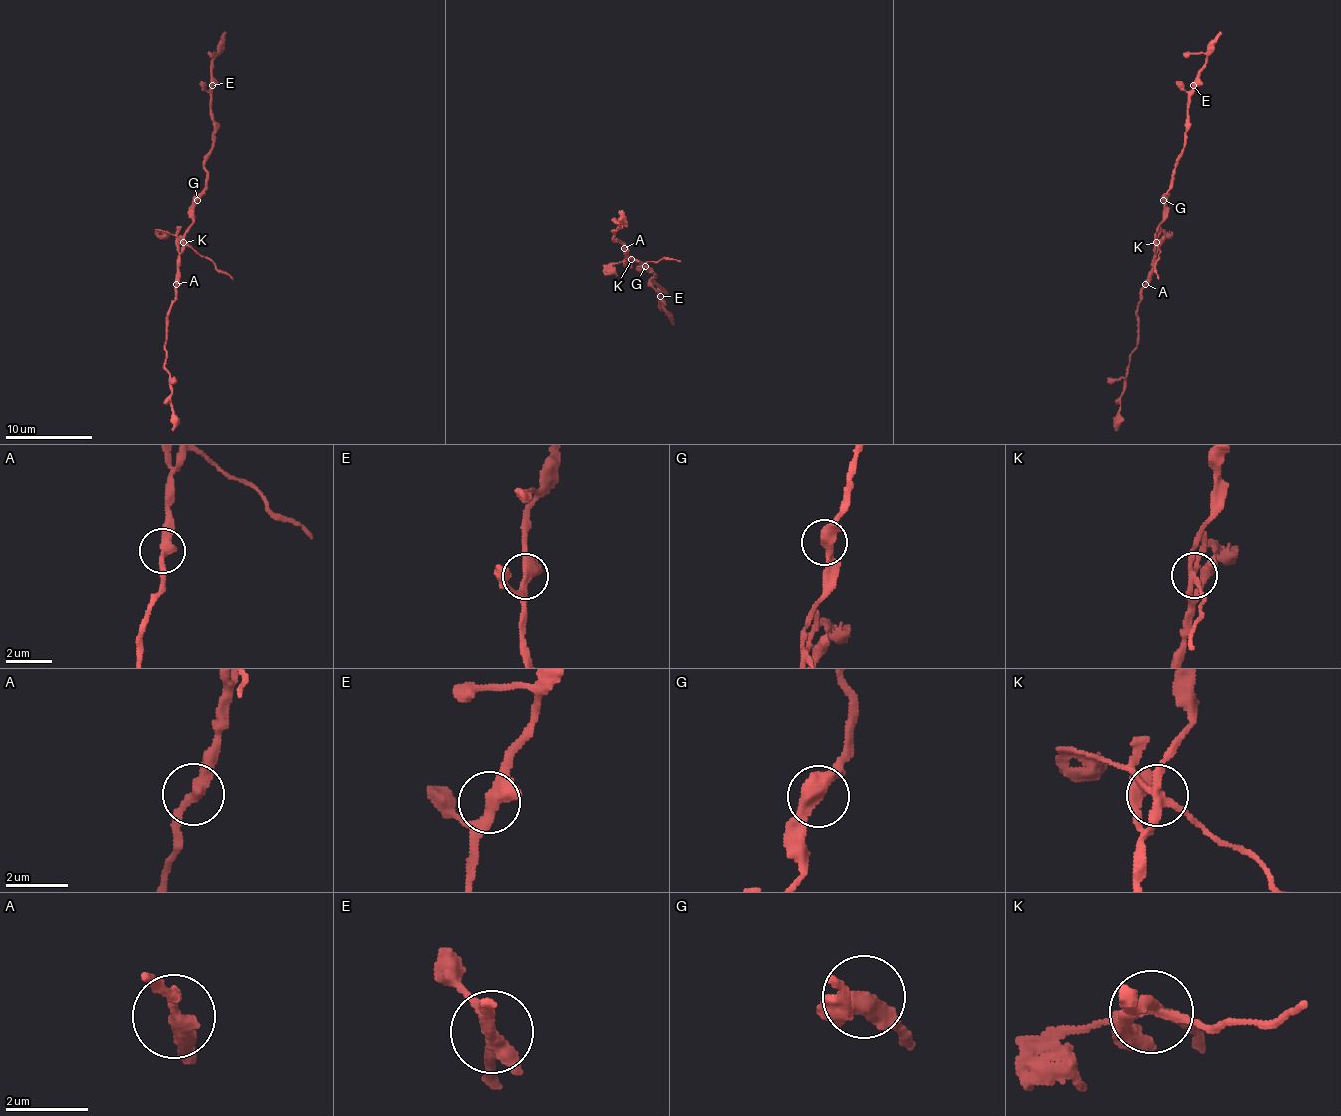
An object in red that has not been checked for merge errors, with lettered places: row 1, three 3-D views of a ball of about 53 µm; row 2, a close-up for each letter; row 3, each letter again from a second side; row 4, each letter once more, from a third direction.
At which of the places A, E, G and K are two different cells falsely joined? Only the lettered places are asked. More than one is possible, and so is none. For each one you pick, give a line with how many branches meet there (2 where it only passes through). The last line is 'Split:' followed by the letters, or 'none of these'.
K: Branches: 4
Split: K

